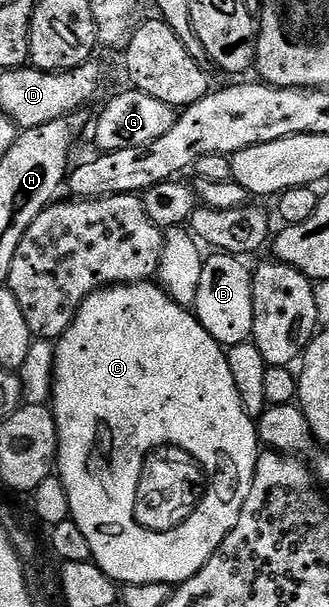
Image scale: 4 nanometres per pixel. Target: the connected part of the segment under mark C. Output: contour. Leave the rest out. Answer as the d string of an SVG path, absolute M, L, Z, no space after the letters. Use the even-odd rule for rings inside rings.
M152 281L142 283L122 283L114 287L103 287L96 291L78 309L71 325L54 343L52 360L52 394L50 396L52 416L56 419L56 458L58 477L66 485L66 497L70 497L70 518L82 529L86 541L90 541L91 562L97 563L103 571L117 584L129 583L171 583L179 585L186 582L226 541L230 529L238 525L238 513L242 513L242 505L246 501L246 493L250 493L250 485L254 481L254 469L262 450L257 420L250 418L246 409L242 409L242 397L238 397L238 385L234 385L234 377L230 374L228 352L221 347L210 333L206 333L203 325L197 321L189 308L178 305L165 292L163 287ZM155 443L184 443L188 451L196 451L203 463L208 463L208 471L212 471L212 495L204 499L204 507L200 507L200 515L192 515L188 519L188 527L180 527L180 531L172 531L172 535L144 535L136 523L132 523L132 491L136 491L136 475L140 468L140 458L148 447Z

